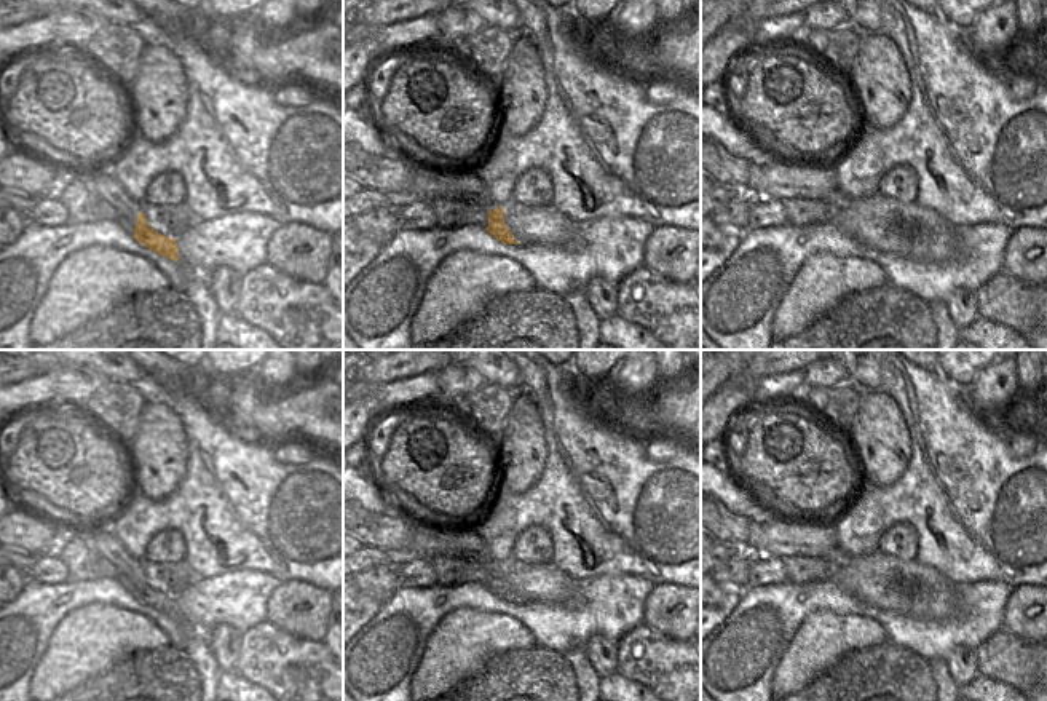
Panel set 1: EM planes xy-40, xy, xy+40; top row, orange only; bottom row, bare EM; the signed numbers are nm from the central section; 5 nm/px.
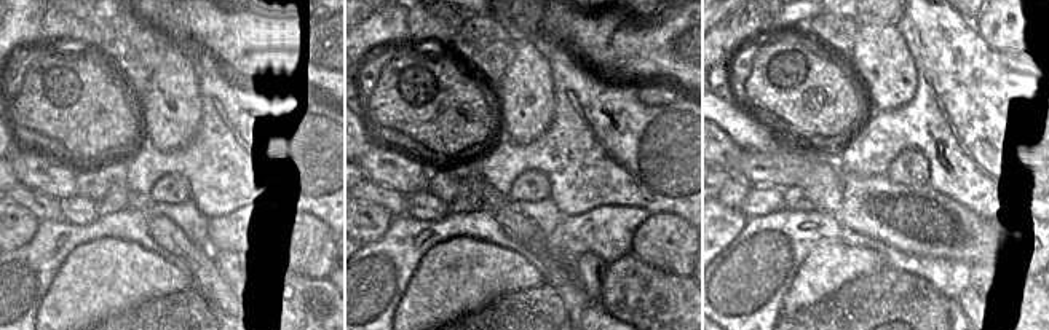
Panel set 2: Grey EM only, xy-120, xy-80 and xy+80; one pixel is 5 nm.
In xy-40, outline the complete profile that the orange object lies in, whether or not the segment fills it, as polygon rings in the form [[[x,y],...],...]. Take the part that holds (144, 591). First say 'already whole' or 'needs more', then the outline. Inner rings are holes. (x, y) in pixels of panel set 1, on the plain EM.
needs more | [[[59,525],[57,533],[61,538],[85,538],[97,554],[118,568],[121,575],[118,581],[123,583],[136,599],[163,615],[174,620],[179,618],[176,596],[168,596],[147,581],[144,572],[145,562],[136,560],[107,525],[97,525],[94,529]]]

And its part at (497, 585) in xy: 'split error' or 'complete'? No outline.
split error

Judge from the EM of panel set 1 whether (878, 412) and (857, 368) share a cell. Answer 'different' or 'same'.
different

